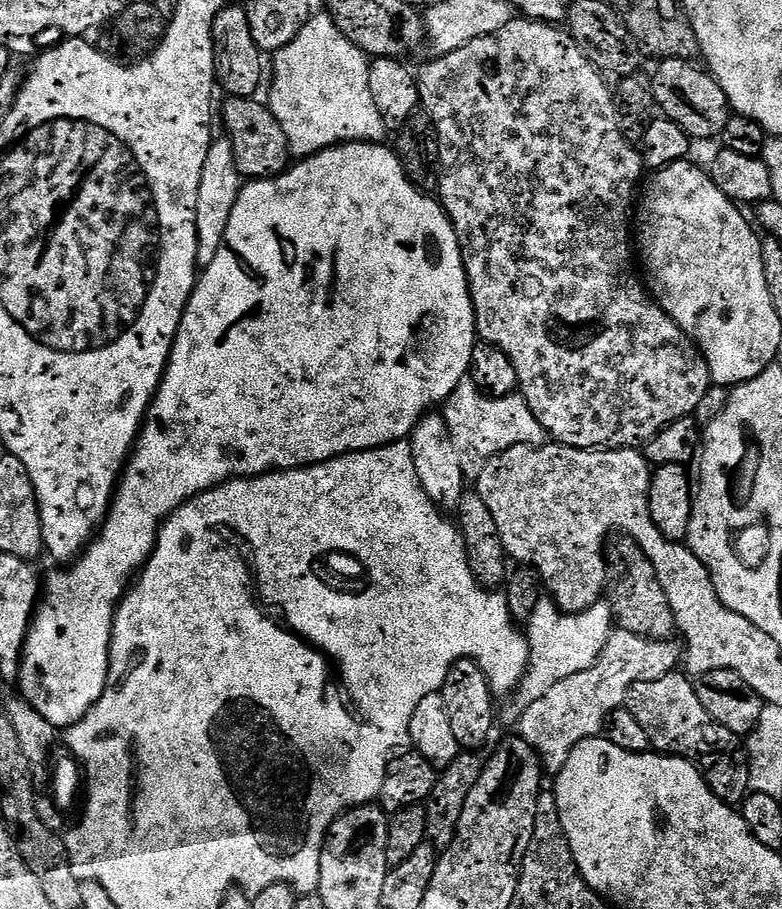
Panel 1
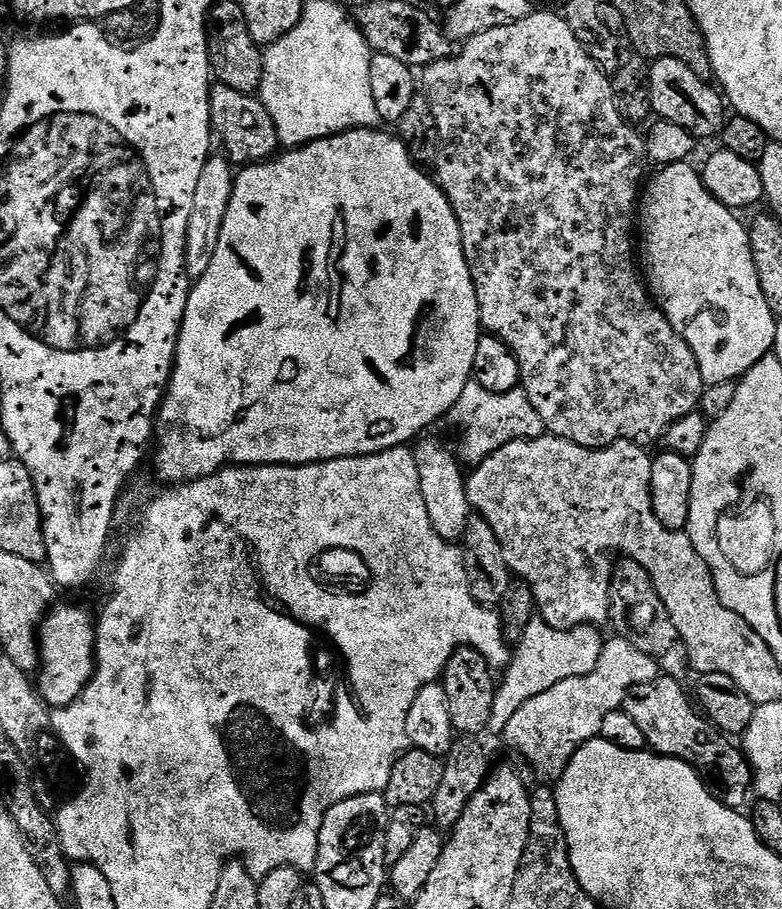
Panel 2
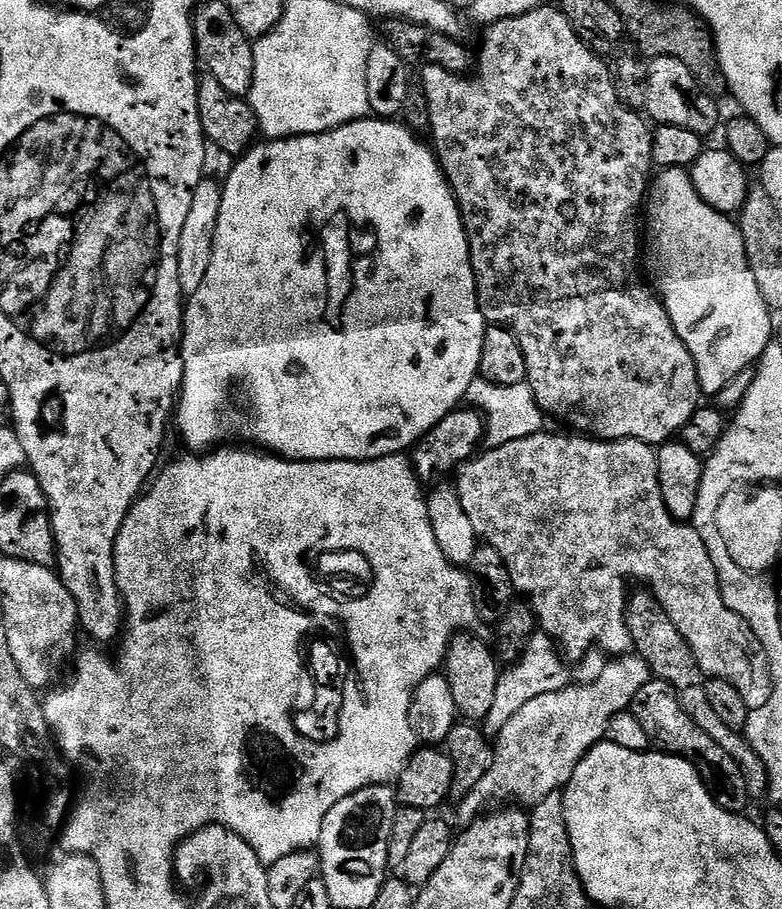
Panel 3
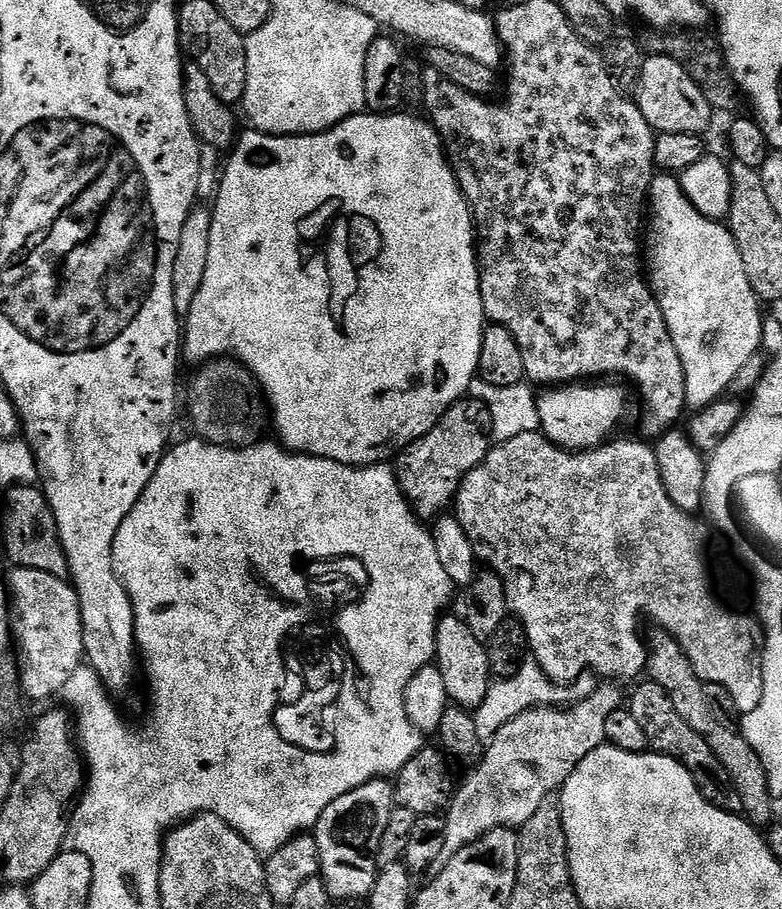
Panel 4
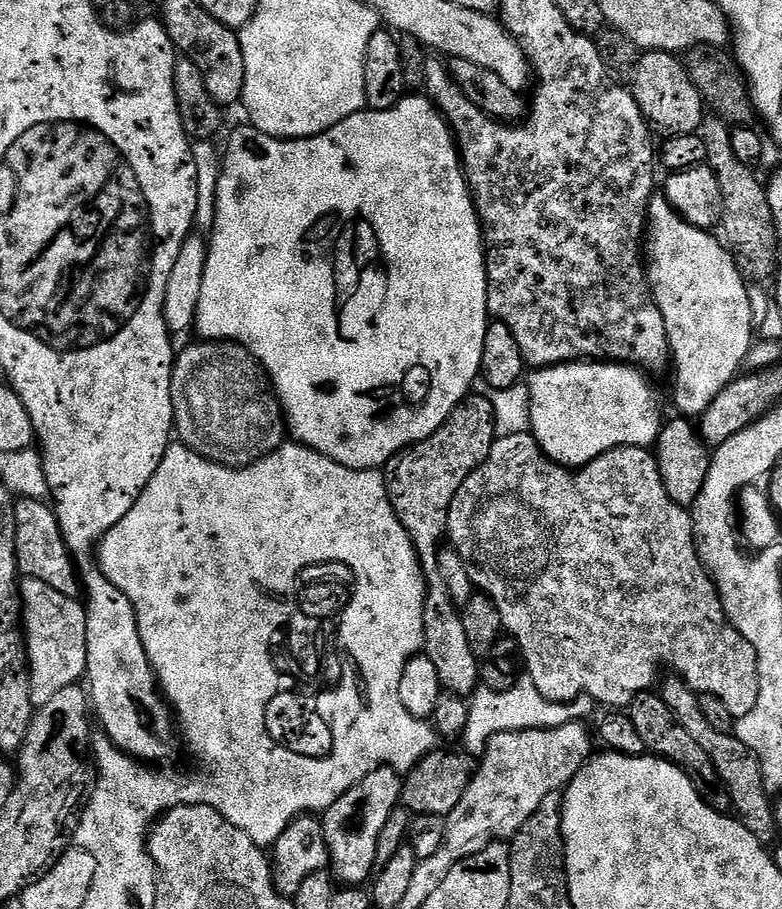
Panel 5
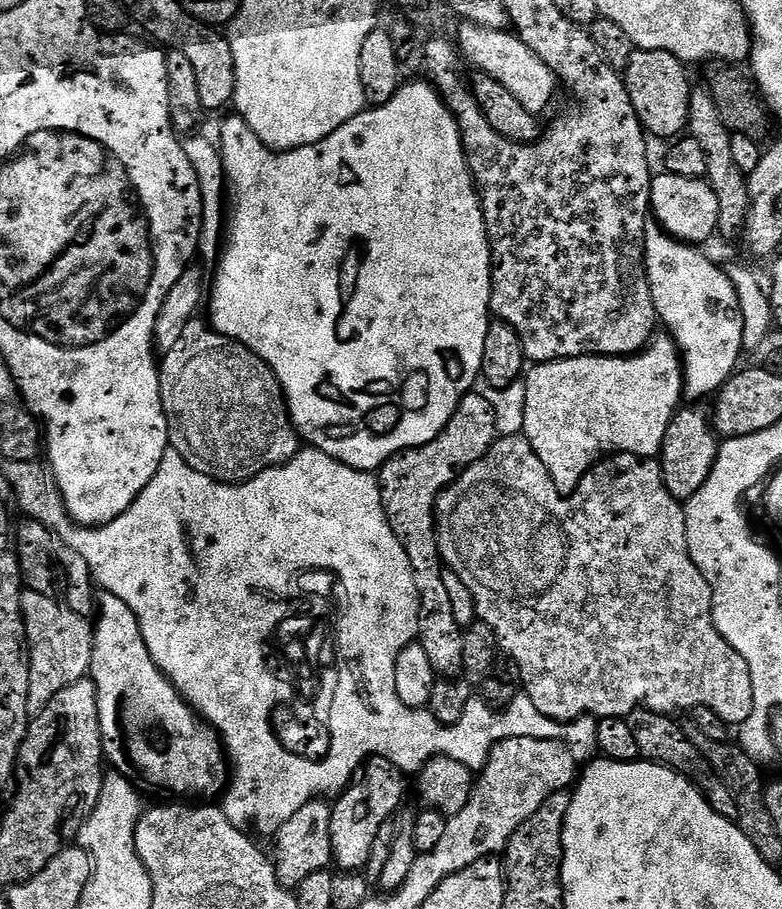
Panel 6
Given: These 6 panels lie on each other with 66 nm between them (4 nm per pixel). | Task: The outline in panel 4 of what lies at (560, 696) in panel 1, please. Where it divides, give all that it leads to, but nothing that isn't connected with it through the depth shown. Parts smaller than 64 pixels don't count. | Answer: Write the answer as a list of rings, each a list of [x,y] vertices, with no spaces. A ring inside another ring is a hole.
[[[600,686],[590,698],[581,700],[571,706],[536,707],[518,714],[507,722],[492,738],[487,741],[478,763],[476,773],[468,776],[457,787],[452,803],[446,809],[446,846],[442,846],[441,861],[454,858],[458,850],[470,846],[478,838],[496,828],[519,829],[525,824],[538,806],[542,806],[542,798],[555,796],[563,788],[566,778],[574,774],[578,762],[586,758],[594,750],[598,750],[606,741],[606,718],[622,707],[622,696],[616,686]]]

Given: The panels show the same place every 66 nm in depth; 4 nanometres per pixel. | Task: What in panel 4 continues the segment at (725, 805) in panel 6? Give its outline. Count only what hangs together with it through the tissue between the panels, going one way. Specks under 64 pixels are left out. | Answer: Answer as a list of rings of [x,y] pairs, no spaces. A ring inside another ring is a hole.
[[[651,682],[643,683],[635,685],[637,688],[633,690],[629,700],[627,697],[626,707],[629,712],[634,714],[635,720],[641,724],[642,731],[645,732],[648,739],[649,749],[659,755],[674,758],[679,764],[686,766],[686,770],[694,778],[694,782],[703,792],[704,797],[714,806],[718,806],[724,812],[739,813],[738,790],[731,788],[726,770],[722,766],[722,762],[718,762],[714,750],[710,750],[706,741],[694,730],[690,730],[690,726],[686,726],[686,722],[682,722],[678,710],[674,710],[674,702],[670,702],[670,698],[666,694],[666,690],[662,690],[662,686]]]

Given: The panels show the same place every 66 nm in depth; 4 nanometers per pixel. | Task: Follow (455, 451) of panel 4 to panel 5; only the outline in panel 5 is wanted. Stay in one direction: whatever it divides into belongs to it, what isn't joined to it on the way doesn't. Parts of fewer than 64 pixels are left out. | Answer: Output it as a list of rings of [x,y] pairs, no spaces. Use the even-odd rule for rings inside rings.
[[[476,395],[465,396],[433,436],[396,453],[382,469],[394,514],[398,514],[410,542],[419,552],[420,567],[428,578],[437,575],[436,554],[446,540],[448,511],[450,502],[454,502],[454,494],[458,494],[469,474],[486,462],[498,439],[494,406],[487,395]]]

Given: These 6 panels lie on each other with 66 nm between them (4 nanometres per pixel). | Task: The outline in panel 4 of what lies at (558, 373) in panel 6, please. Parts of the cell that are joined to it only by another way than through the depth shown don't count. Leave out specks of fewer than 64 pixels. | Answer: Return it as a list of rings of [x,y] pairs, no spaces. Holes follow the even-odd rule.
[[[573,382],[541,391],[536,401],[540,415],[540,431],[550,443],[565,450],[600,447],[628,416],[629,389],[619,388],[616,384],[619,383]]]

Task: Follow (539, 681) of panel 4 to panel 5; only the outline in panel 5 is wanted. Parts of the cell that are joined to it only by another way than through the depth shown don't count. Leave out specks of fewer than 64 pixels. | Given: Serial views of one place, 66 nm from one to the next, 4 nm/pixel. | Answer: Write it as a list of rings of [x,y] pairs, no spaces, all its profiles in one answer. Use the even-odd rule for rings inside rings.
[[[522,676],[510,690],[492,692],[483,686],[477,688],[469,701],[469,708],[470,718],[467,719],[462,743],[465,744],[465,751],[469,755],[480,756],[495,734],[517,732],[518,729],[561,728],[566,724],[584,722],[598,710],[598,705],[589,694],[564,705],[555,704],[542,698],[532,680]]]

